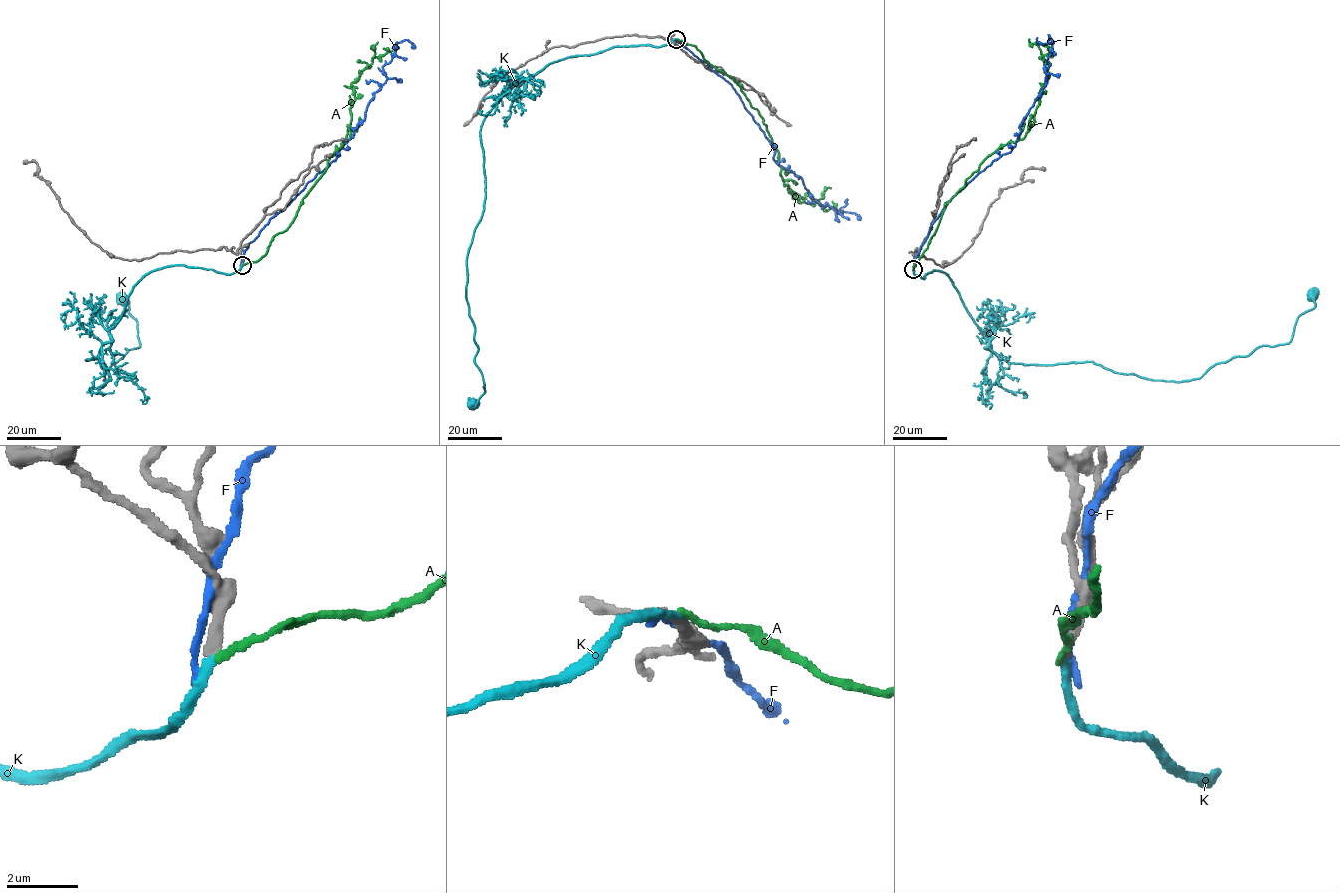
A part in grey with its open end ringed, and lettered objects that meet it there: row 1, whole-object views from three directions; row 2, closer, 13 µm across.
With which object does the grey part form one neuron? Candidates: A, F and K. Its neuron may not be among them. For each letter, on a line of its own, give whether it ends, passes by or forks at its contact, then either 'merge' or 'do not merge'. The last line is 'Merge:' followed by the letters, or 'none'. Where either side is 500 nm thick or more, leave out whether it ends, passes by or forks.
A: it ends; do not merge
F: it passes by; do not merge
K: it ends; merge
Merge: K

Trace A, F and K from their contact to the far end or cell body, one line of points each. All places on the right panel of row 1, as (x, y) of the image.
A: (913, 269), (967, 179), (1034, 122), (1049, 77), (1043, 56), (1051, 52), (1041, 44)
F: (915, 262), (948, 201), (1015, 144), (1022, 122), (1046, 83), (1048, 35), (1053, 43)
K: (913, 269), (948, 275), (984, 347), (1009, 362), (1093, 362), (1176, 382), (1288, 343), (1312, 293)

